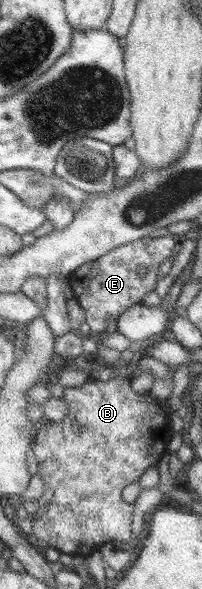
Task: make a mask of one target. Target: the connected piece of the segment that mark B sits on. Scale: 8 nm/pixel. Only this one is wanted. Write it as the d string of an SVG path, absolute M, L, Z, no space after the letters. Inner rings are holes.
M125 374L106 381L89 378L79 387L65 386L60 398L67 406L67 415L61 421L40 424L30 443L31 453L37 461L36 473L43 481L45 492L43 499L22 502L29 515L37 513L38 506L44 505L43 513L30 521L31 534L59 552L81 557L86 557L101 544L133 544L138 539L130 529L133 509L119 495L125 485L137 481L145 470L157 465L160 457L166 457L167 443L172 434L169 415L161 409L159 399L131 391ZM73 425L77 425L79 431L73 431Z

